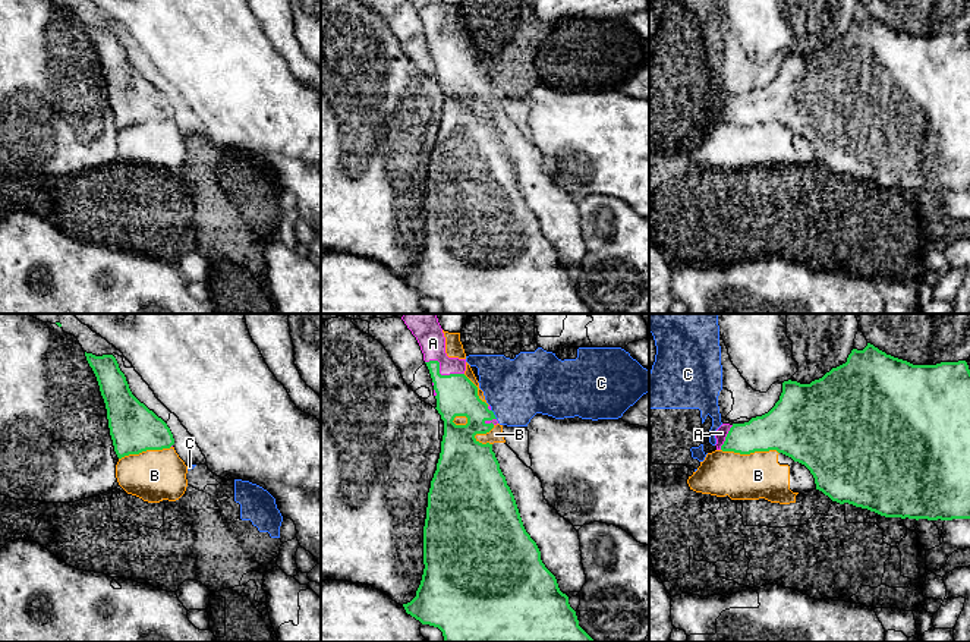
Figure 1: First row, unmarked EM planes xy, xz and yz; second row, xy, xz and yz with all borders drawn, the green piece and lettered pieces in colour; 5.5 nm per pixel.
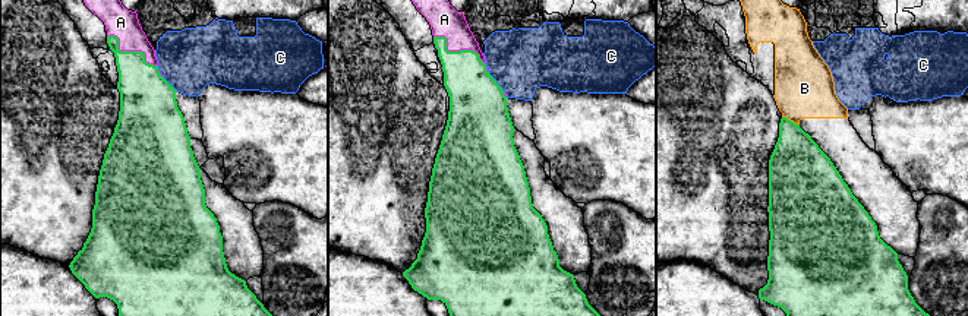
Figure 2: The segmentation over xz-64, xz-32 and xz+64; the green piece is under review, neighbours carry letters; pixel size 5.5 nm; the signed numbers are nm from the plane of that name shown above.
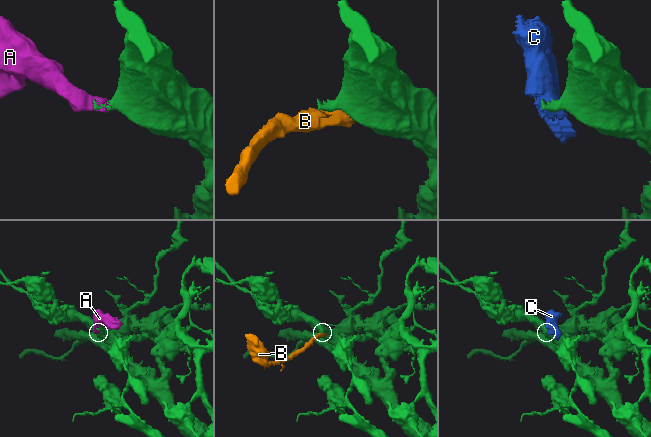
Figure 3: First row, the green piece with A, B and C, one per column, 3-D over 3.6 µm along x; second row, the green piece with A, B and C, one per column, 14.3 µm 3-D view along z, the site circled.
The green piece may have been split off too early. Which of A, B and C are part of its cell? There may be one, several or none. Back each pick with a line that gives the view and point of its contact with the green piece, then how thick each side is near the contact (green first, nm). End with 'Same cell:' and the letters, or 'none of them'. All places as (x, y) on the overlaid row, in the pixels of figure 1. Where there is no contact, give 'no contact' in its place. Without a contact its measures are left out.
A: xz (438, 373) | 220/150 nm
Same cell: A

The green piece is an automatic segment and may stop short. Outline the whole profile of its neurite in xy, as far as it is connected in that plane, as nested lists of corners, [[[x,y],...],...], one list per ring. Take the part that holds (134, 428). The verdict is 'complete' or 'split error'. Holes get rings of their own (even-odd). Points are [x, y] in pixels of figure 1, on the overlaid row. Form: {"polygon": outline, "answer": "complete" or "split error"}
{"polygon": [[[86,352],[85,356],[105,403],[117,457],[170,449],[174,444],[170,428],[132,394],[116,358],[113,355],[95,356]]], "answer": "complete"}

